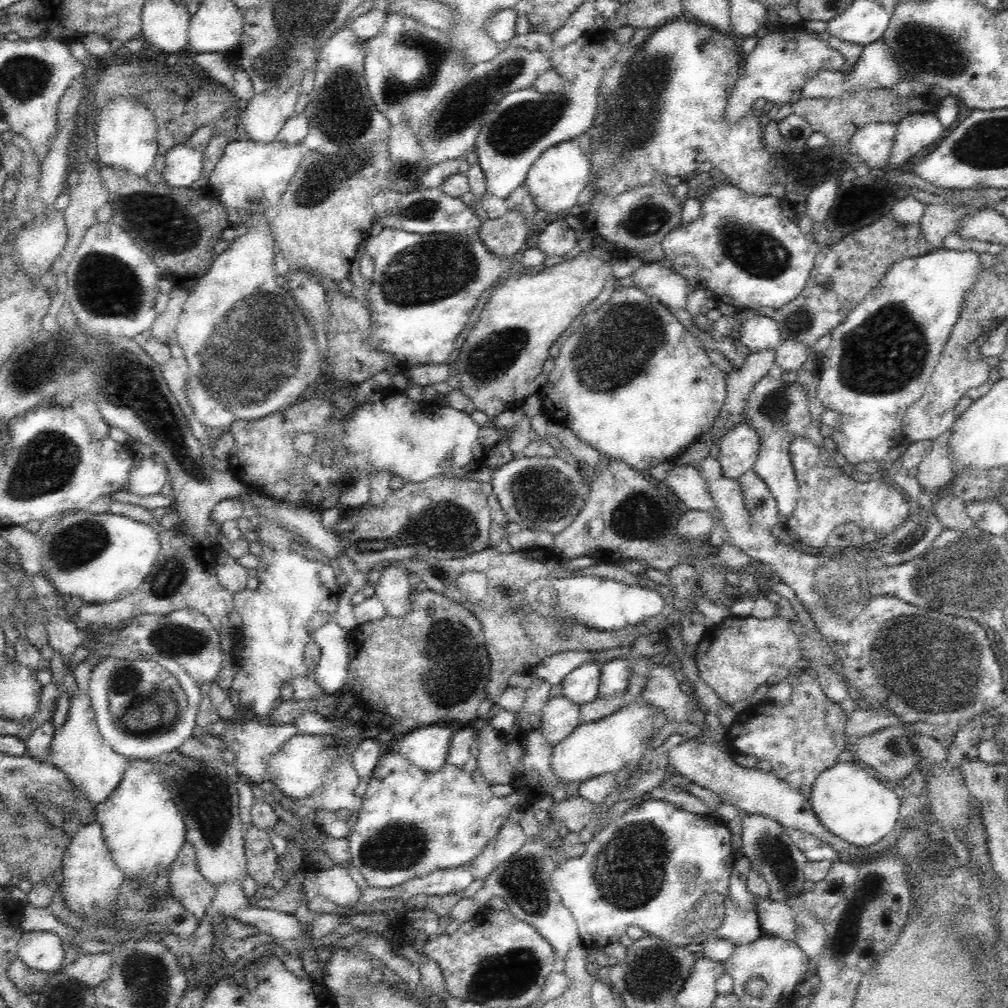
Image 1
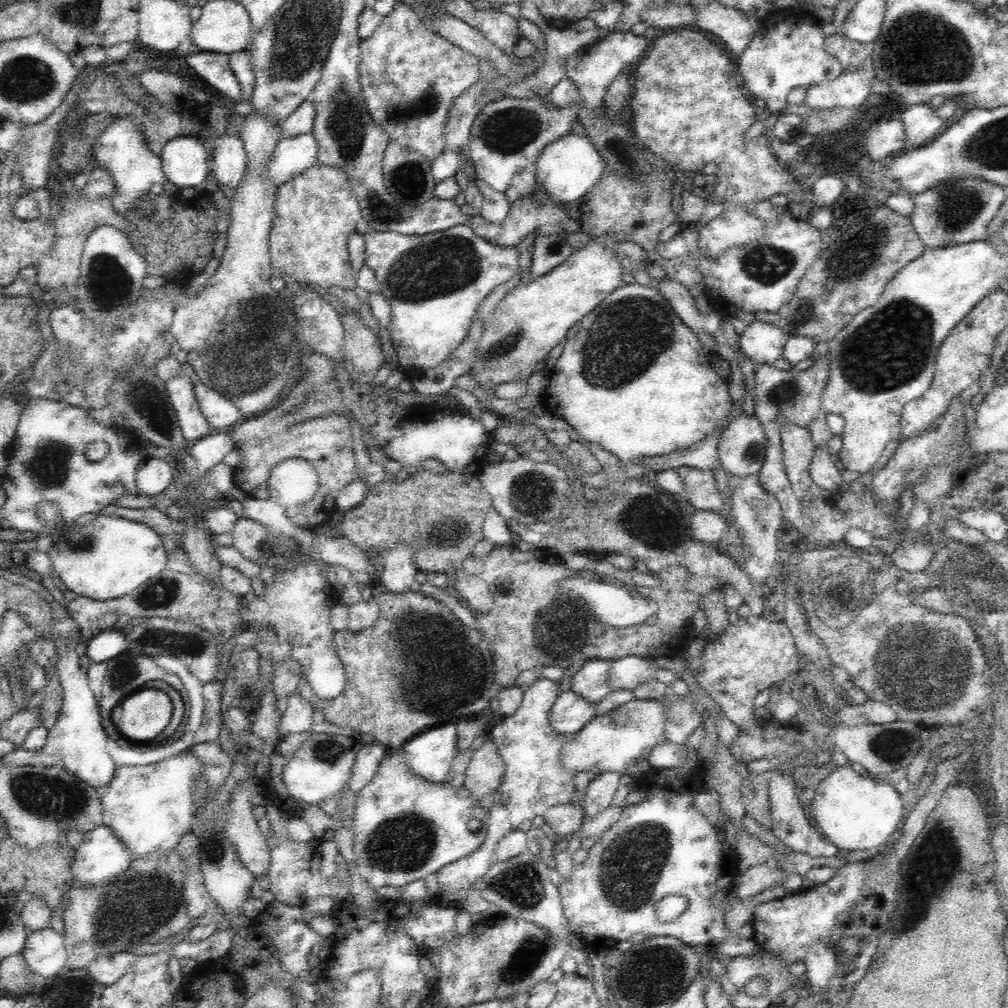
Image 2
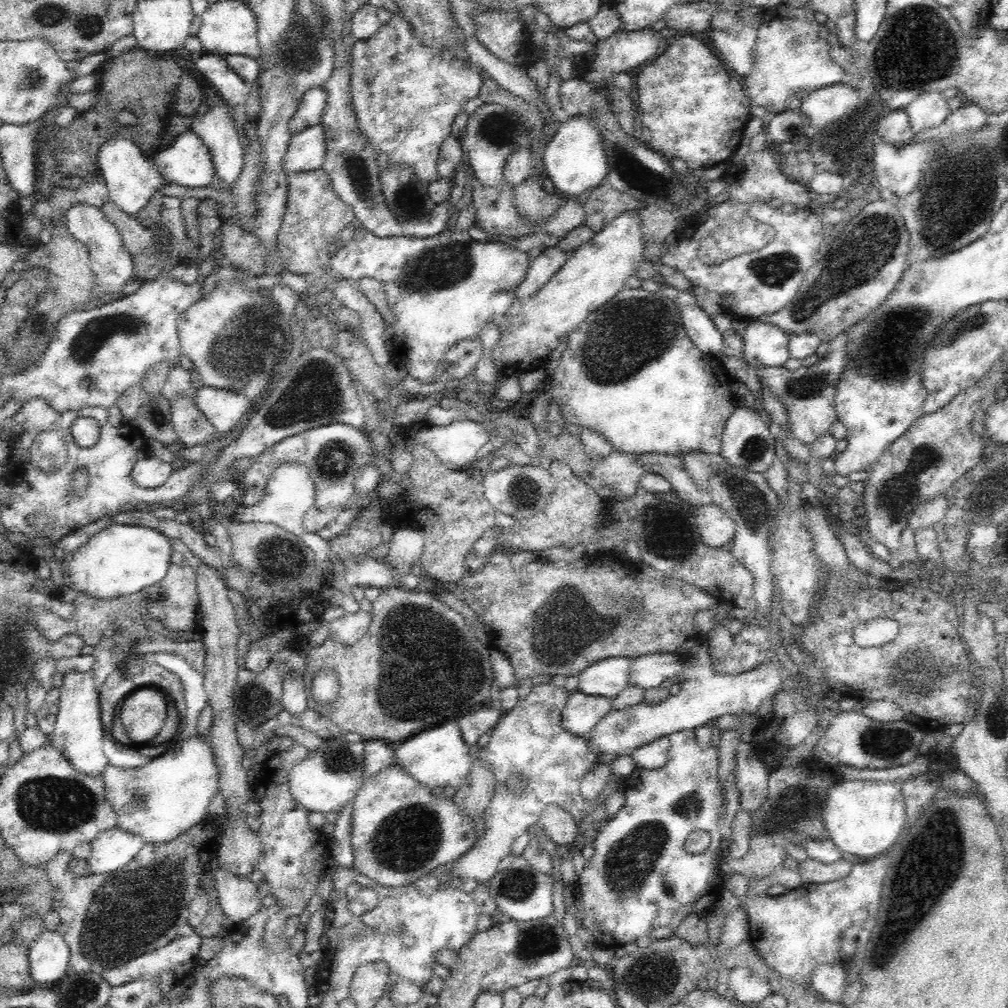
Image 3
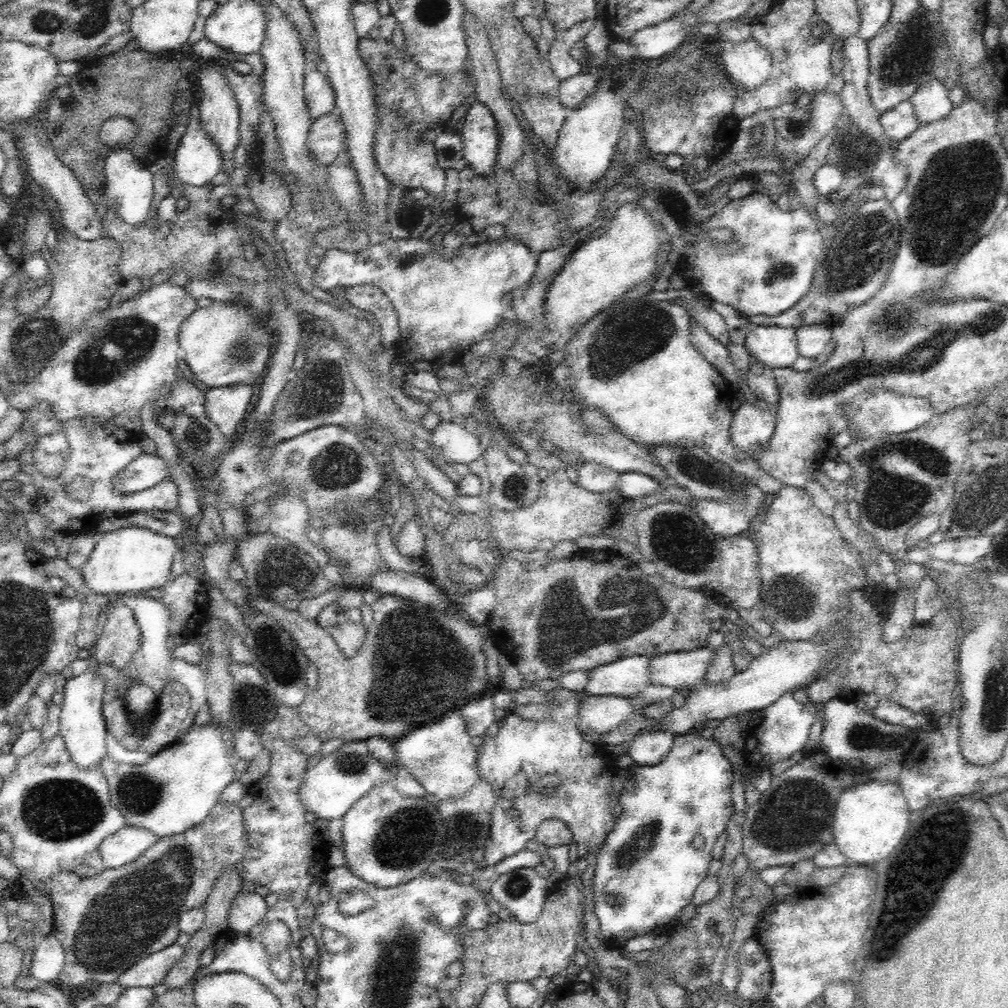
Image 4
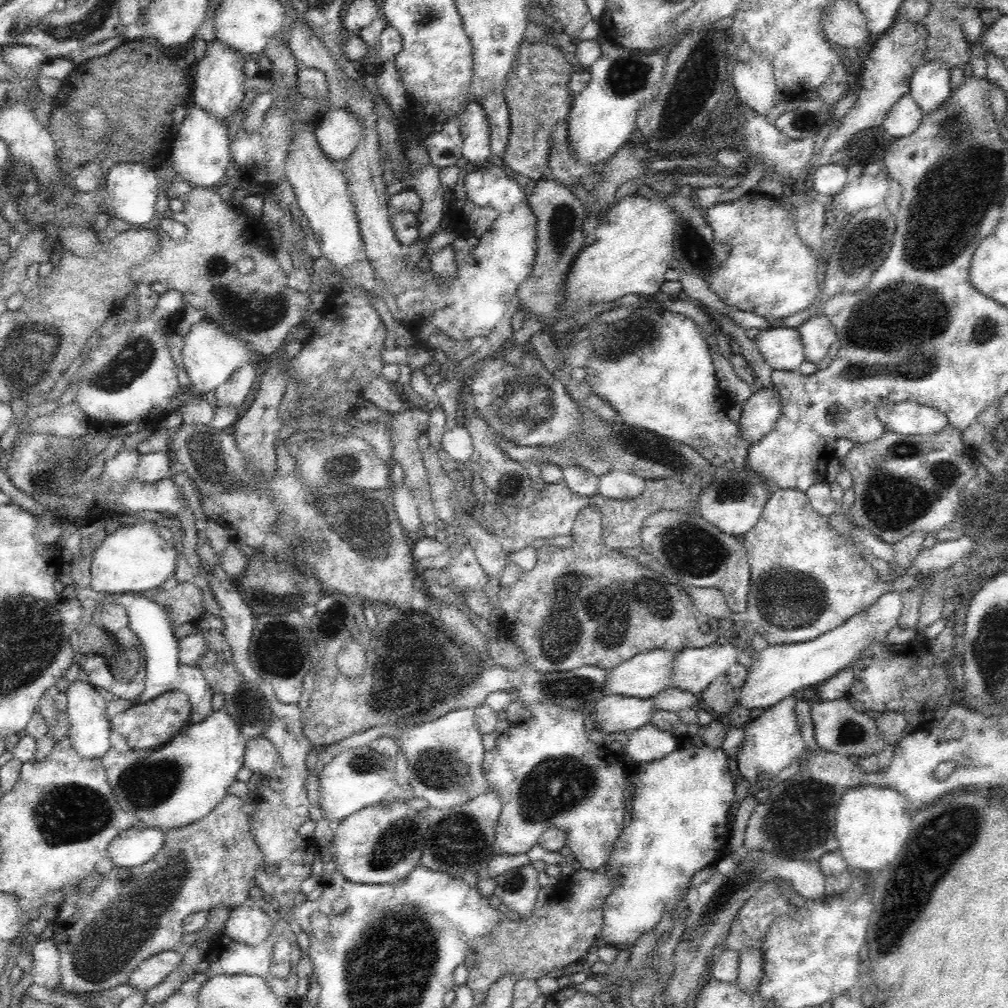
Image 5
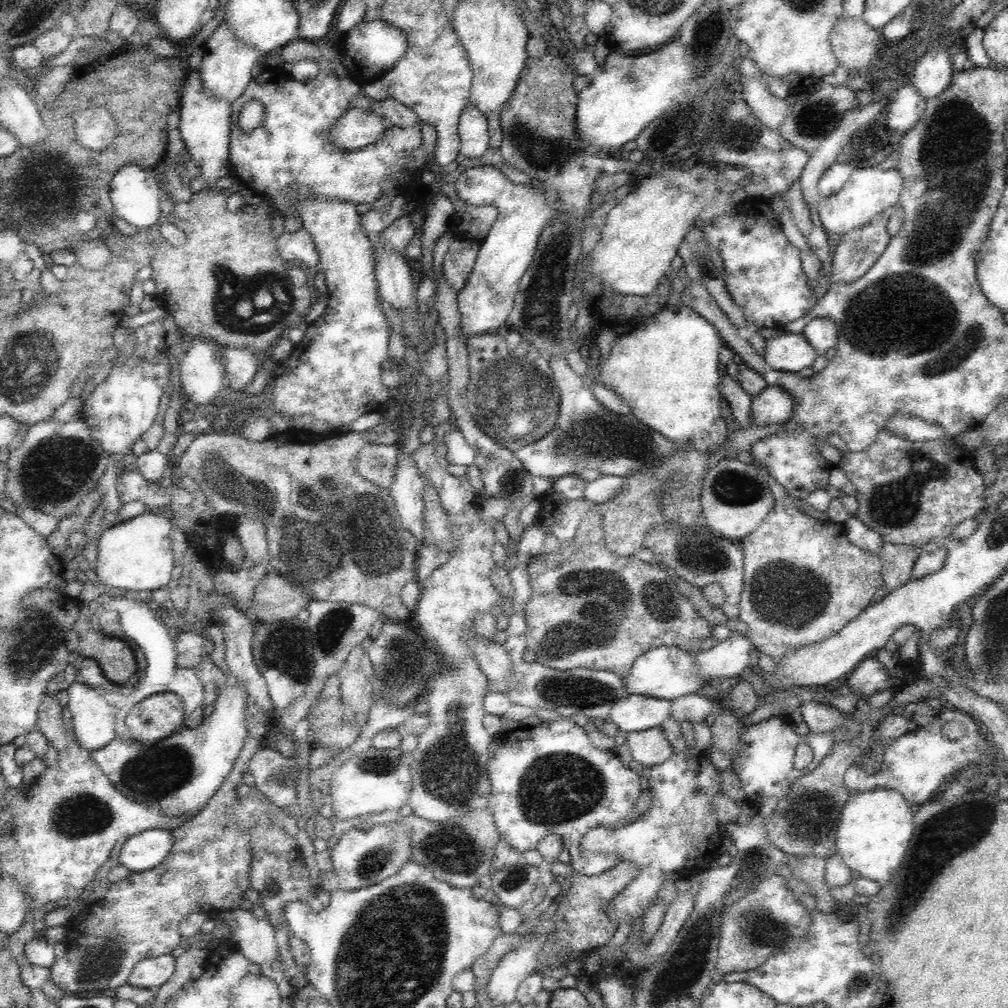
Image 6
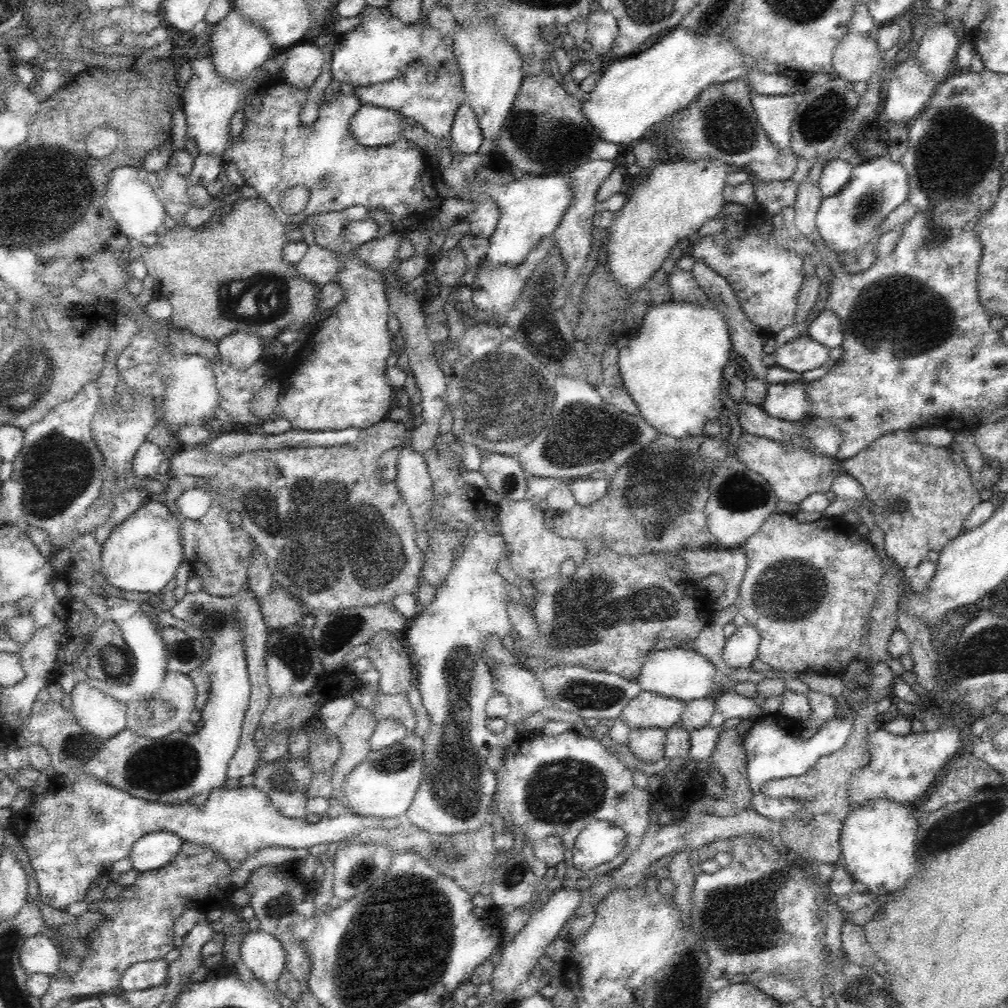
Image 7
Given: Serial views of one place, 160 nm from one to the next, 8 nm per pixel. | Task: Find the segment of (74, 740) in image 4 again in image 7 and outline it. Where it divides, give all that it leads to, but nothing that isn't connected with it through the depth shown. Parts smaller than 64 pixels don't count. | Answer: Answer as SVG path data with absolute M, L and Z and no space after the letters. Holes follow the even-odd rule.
M79 682L70 692L72 697L72 713L76 721L82 726L82 729L94 738L108 740L119 734L122 730L127 729L127 707L124 702L115 700L104 692L93 688L86 682Z

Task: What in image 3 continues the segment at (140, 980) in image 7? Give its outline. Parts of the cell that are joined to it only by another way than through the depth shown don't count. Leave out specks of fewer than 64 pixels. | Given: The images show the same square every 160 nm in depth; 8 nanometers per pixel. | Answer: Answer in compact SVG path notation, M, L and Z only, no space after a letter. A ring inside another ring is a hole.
M198 931L190 936L178 935L170 944L144 953L124 964L108 968L101 976L110 986L120 986L141 977L158 977L165 971L174 970L177 964L192 962L199 953L202 937Z

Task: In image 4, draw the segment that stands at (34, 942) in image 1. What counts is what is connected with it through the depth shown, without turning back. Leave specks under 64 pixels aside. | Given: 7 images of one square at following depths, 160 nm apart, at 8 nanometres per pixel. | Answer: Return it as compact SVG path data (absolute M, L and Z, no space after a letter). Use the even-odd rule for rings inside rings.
M51 932L37 945L31 961L29 977L42 983L53 983L59 979L66 955L61 942Z

